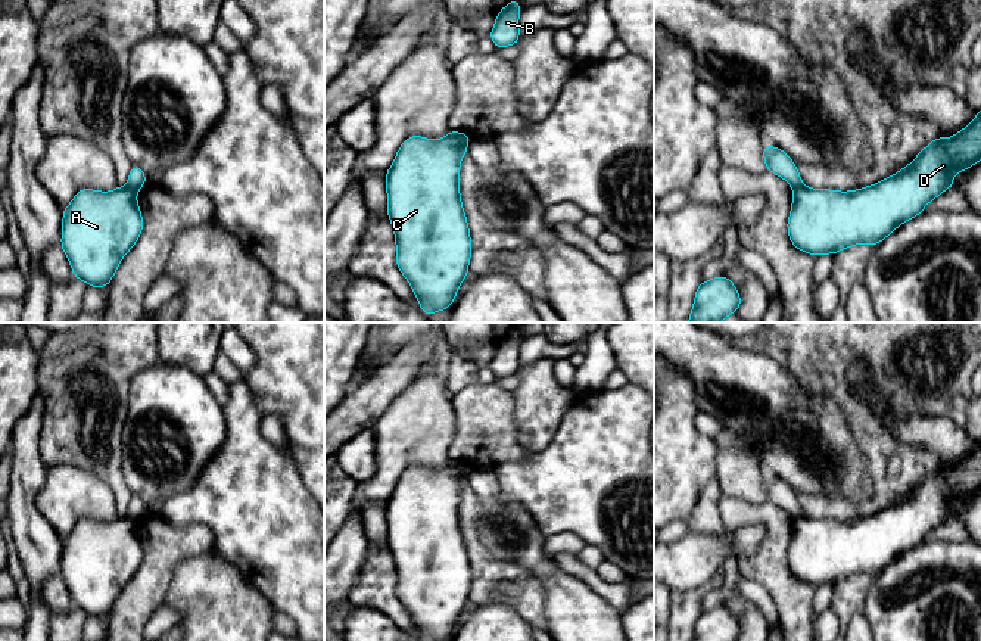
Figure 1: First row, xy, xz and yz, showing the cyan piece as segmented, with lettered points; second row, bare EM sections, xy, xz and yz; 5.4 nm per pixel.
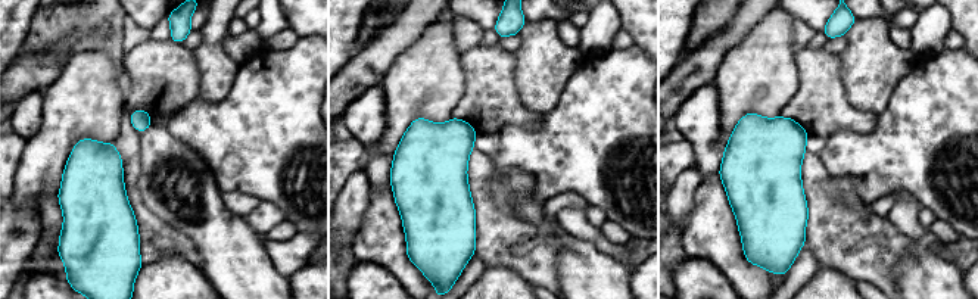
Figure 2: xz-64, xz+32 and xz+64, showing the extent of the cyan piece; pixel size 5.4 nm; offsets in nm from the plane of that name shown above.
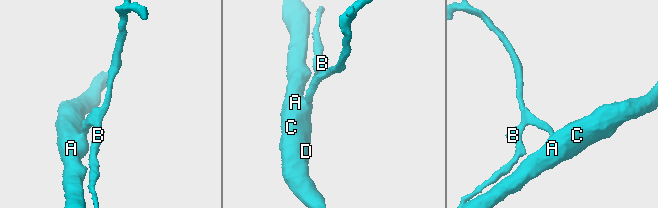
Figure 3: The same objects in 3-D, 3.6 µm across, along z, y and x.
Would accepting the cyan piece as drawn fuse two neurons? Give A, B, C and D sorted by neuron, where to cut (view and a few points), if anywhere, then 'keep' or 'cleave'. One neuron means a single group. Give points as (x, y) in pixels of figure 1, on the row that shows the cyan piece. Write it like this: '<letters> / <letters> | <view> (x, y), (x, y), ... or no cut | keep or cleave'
A C D / B | yz (803, 186), (794, 190) | cleave

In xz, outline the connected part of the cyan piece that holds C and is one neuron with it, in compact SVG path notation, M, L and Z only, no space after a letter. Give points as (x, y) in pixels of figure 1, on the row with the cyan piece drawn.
M457 131L439 140L412 136L401 144L386 172L386 212L395 230L396 265L426 315L449 308L468 274L471 240L458 187L467 146L468 141Z

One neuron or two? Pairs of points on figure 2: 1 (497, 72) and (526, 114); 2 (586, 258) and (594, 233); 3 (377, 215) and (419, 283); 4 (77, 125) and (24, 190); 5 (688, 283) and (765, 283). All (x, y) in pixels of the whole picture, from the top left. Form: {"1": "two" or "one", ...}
{"1": "one", "2": "two", "3": "one", "4": "one", "5": "two"}

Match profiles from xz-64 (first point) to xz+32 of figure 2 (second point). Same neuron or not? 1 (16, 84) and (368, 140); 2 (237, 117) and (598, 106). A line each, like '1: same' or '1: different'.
1: different
2: same

